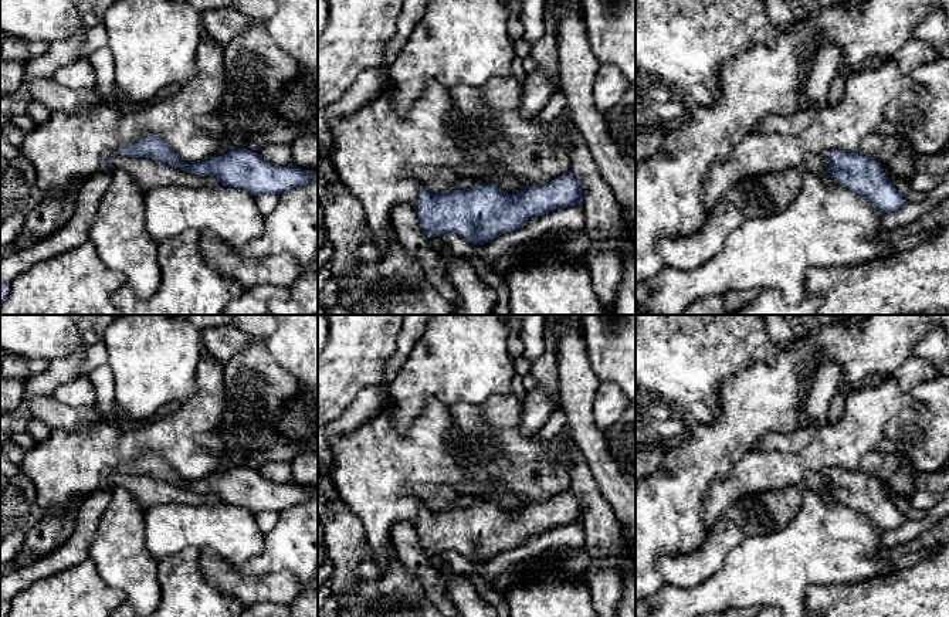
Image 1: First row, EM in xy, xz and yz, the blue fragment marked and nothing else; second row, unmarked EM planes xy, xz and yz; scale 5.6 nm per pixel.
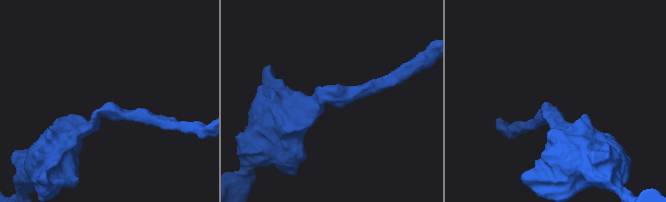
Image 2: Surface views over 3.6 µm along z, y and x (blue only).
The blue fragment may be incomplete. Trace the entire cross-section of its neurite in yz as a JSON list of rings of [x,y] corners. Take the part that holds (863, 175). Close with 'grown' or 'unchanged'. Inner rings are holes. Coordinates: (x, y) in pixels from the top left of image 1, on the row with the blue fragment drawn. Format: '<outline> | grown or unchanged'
[[[830,150],[826,155],[827,173],[838,184],[867,199],[872,207],[891,213],[908,203],[879,163],[861,152]]] | unchanged

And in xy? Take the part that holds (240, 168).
[[[149,133],[140,140],[122,146],[118,155],[149,157],[159,163],[180,167],[196,176],[214,174],[223,186],[244,189],[254,196],[284,194],[318,180],[309,172],[294,165],[277,166],[247,148],[233,148],[223,156],[213,155],[199,163],[186,163],[159,136]]] | unchanged

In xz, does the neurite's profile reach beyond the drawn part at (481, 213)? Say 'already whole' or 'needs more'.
already whole

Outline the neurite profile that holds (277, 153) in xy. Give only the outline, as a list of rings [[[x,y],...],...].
[[[268,143],[261,148],[258,155],[277,166],[288,166],[292,165],[292,150],[291,145],[287,143]]]

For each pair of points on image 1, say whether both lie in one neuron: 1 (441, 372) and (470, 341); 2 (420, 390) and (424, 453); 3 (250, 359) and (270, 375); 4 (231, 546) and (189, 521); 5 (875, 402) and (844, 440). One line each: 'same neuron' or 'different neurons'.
1: same neuron
2: different neurons
3: same neuron
4: same neuron
5: same neuron

